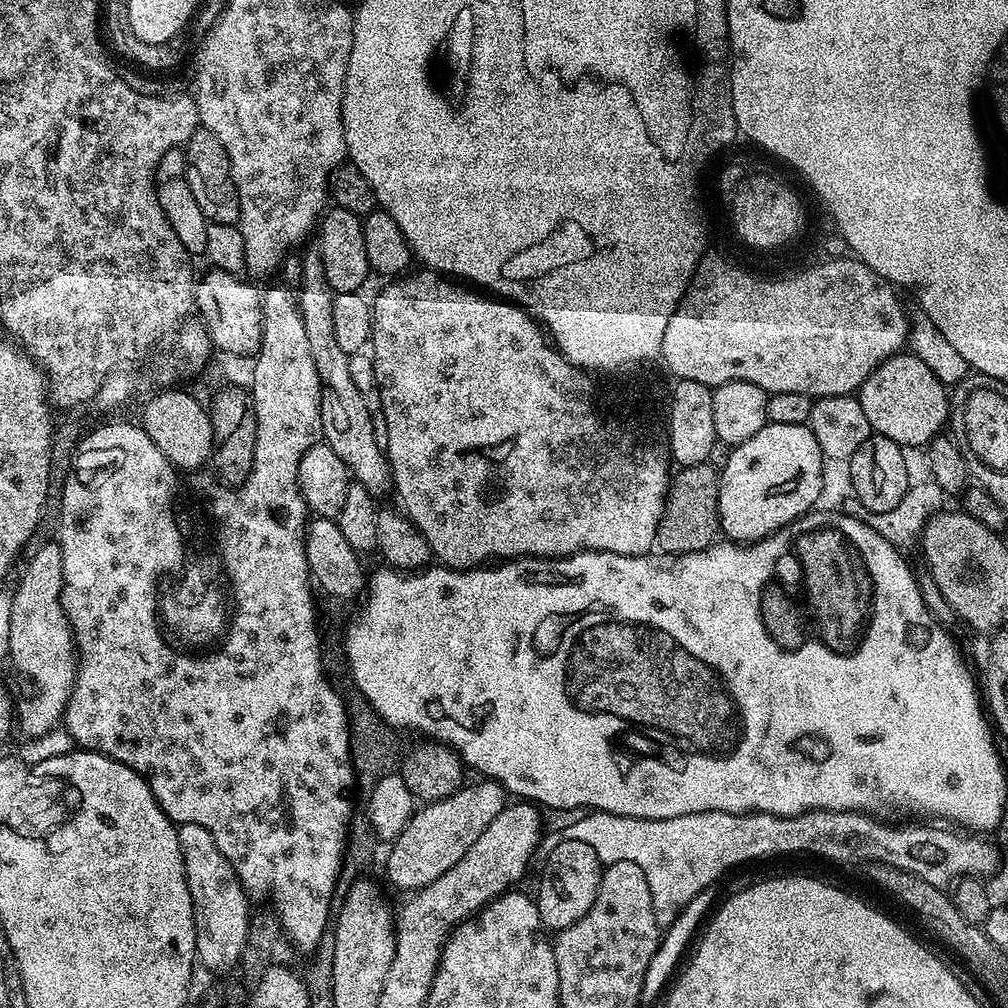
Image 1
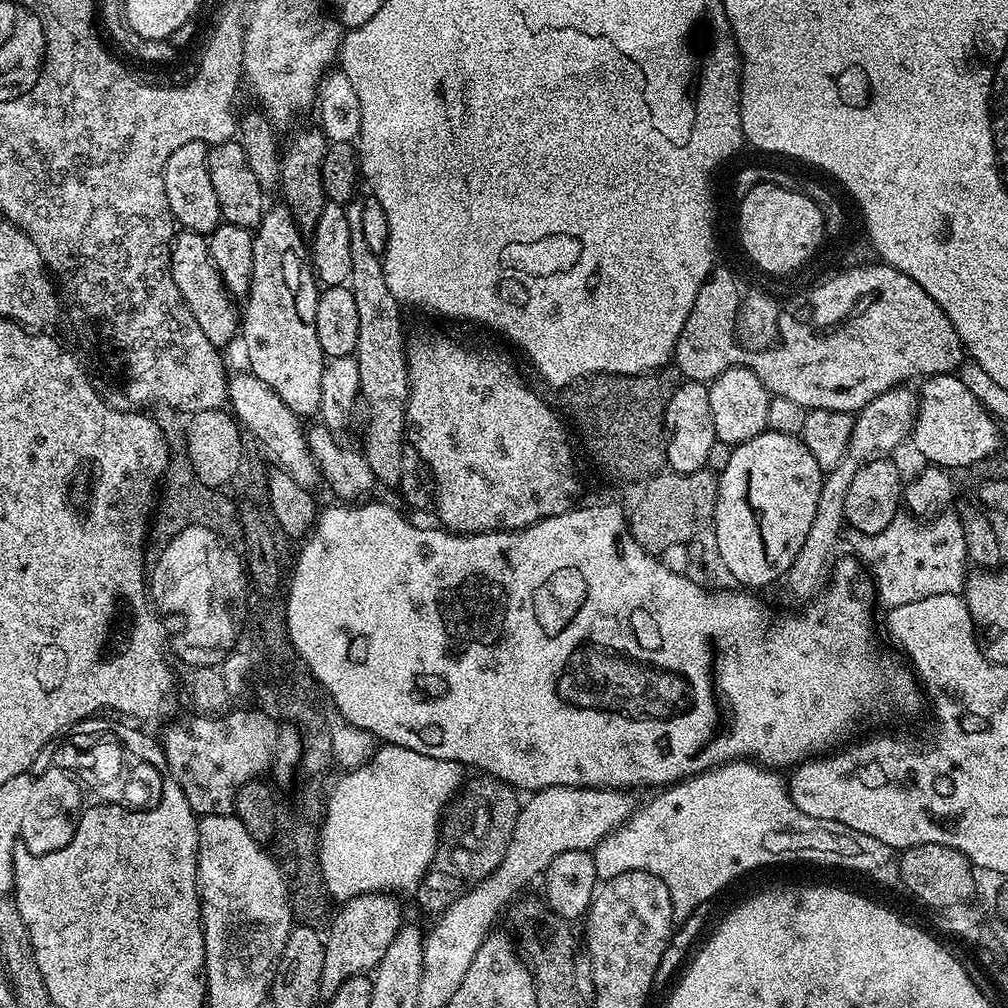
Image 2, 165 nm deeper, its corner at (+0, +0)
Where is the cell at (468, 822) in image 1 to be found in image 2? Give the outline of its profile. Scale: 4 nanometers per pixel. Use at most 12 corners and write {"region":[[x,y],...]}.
{"region":[[397,897],[339,905],[323,937],[325,1001],[371,973],[400,933]]}

